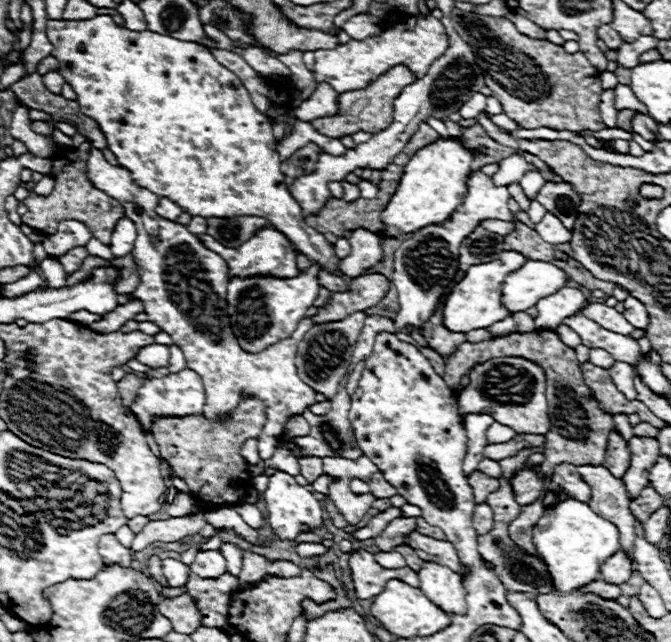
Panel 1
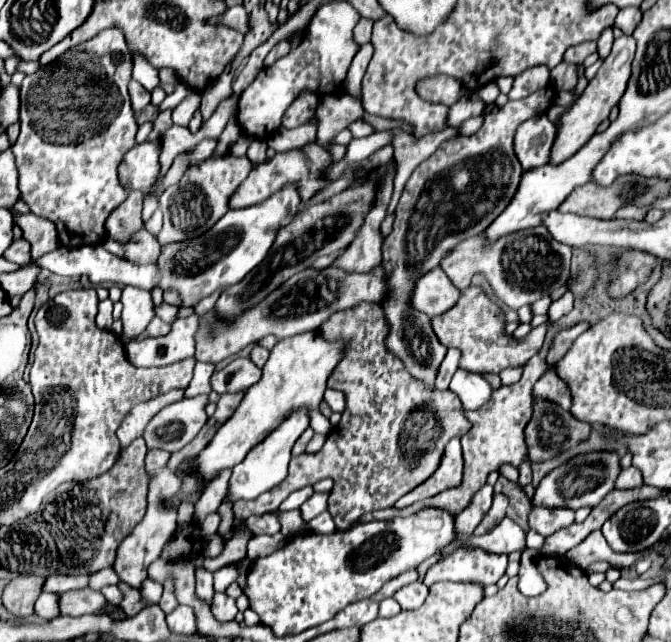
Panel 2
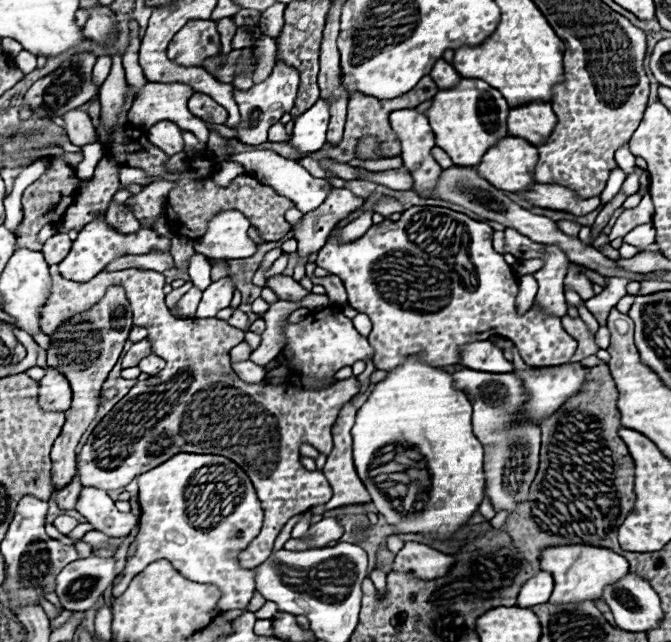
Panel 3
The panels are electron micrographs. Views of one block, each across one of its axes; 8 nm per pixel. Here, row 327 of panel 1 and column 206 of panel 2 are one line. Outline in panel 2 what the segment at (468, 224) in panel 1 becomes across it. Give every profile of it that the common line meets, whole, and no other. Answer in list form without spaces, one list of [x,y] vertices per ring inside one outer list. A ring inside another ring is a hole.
[[[196,396],[162,408],[144,430],[146,446],[168,452],[182,450],[206,424],[206,404],[208,396]]]

